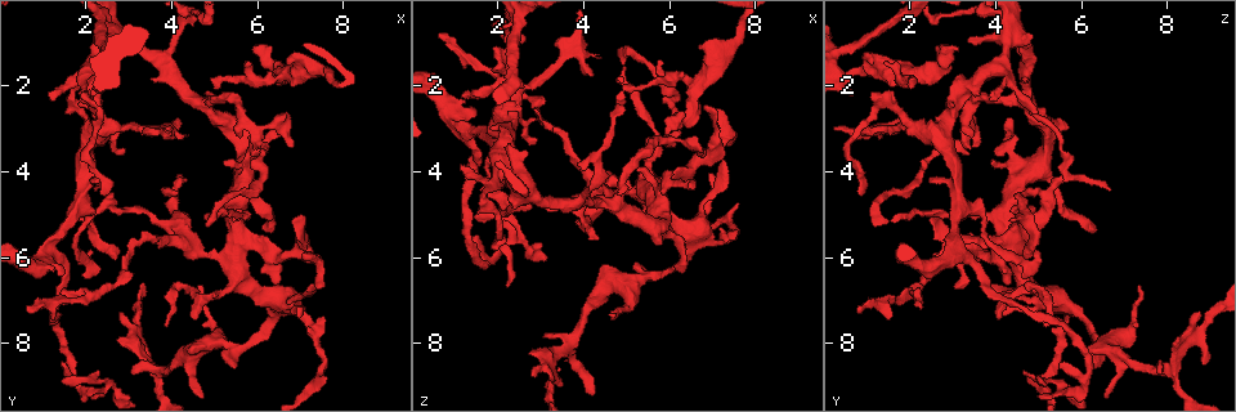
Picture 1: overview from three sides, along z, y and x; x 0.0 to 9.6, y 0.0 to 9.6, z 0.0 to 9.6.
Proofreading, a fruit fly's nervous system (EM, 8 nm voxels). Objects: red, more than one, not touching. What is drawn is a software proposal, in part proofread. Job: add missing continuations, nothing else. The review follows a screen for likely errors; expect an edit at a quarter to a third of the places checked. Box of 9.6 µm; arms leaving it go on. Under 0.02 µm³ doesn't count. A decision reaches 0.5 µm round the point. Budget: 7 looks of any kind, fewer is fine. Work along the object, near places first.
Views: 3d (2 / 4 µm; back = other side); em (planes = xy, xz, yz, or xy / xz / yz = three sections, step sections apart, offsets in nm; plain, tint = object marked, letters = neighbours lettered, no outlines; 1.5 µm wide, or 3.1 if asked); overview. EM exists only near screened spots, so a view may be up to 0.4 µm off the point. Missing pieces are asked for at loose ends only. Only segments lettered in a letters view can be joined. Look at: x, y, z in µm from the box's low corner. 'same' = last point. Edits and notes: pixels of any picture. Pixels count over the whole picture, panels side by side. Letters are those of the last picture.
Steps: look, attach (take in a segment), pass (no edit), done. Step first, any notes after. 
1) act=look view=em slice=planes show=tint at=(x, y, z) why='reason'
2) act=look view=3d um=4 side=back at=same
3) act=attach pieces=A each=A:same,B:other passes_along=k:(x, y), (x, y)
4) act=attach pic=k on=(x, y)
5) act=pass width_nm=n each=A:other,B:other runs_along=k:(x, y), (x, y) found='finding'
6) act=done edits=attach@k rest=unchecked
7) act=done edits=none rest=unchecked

act=look view=em slice=planes show=letters at=(0.65, 7.15, 0.90) why='thin end'

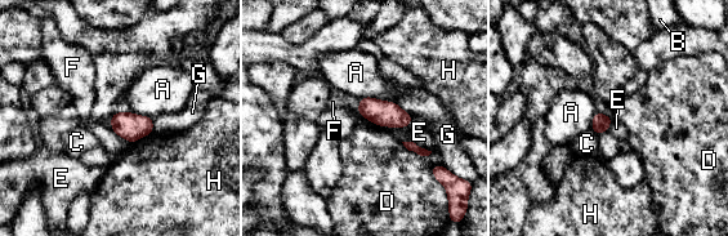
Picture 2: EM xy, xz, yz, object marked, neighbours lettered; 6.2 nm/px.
act=pass longest_contact=E:340nm each=A:other,B:other,C:other,D:other,E:other,F:other,G:other,H:other border=2:(401, 142), (420, 155), (432, 152) found='no lettered segment goes on from it'

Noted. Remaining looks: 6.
act=look view=3d um=2 at=(5.75, 1.45, 1.45)

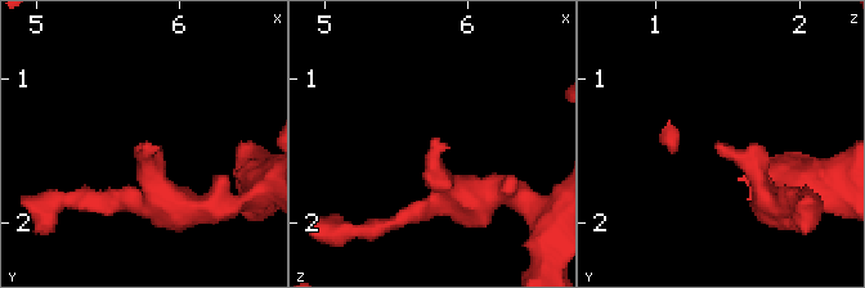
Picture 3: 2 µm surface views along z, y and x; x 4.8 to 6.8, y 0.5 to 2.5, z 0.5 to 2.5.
act=look view=em slice=xz step=4 show=letters at=(5.72, 1.46, 1.42)

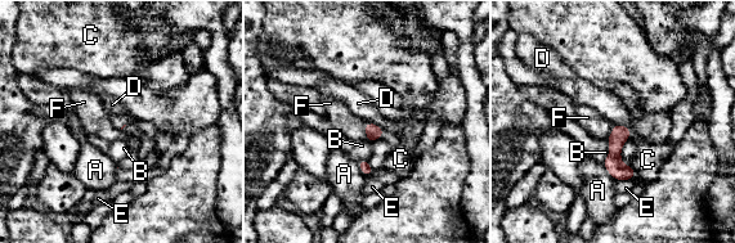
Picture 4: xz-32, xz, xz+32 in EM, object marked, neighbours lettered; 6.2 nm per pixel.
act=look view=em slice=planes show=letters at=same

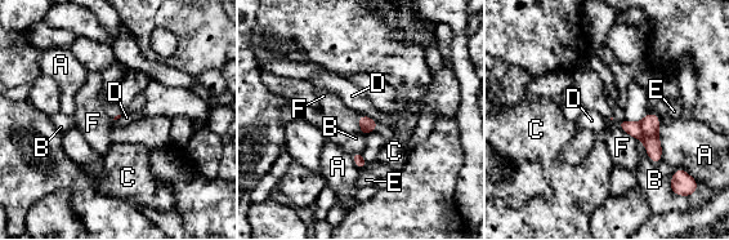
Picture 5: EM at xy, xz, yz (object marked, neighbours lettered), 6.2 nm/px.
act=pass each=A:other,B:other,C:other,D:other,E:other,F:other border=5:(616, 123), (635, 140) found='no lettered segment goes on from it'

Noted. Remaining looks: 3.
act=look view=3d um=4 at=(7.35, 6.70, 3.00) why='an open end'

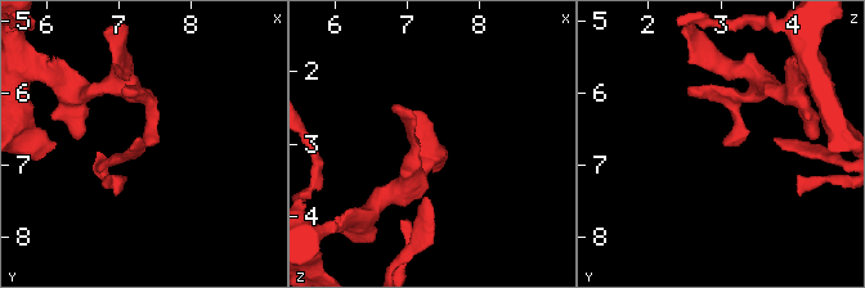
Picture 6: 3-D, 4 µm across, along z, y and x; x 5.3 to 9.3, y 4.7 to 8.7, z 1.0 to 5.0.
act=look view=em slice=planes show=plain at=(7.40, 6.65, 3.05) why='now the EM'

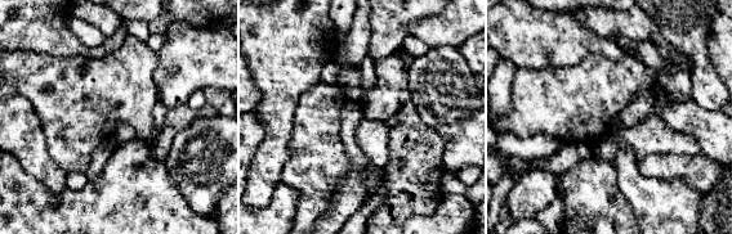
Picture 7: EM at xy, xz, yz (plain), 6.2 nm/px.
act=look view=em slice=planes show=letters at=same why='what lies round it'

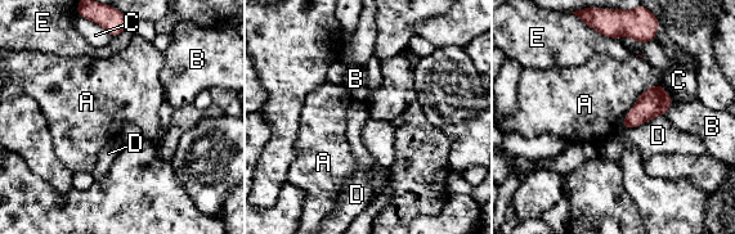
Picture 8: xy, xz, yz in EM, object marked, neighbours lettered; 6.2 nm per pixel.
act=pass each=A:other,B:other,C:other,D:other,E:other border=8:(660, 82), (639, 97), (621, 127) found='no lettered segment goes on from it'

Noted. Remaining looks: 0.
act=done edits=none rest=unchecked

